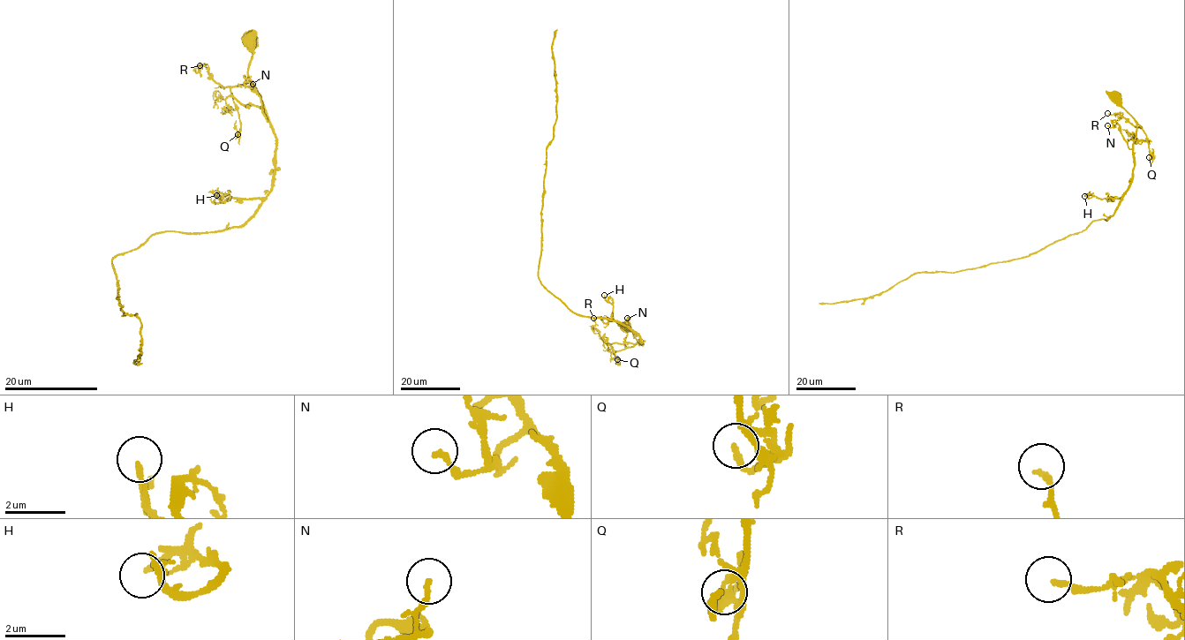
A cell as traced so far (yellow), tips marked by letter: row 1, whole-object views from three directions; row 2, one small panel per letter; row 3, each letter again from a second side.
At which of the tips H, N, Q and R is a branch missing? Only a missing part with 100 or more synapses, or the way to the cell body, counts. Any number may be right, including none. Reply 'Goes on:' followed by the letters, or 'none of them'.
Goes on: none of them

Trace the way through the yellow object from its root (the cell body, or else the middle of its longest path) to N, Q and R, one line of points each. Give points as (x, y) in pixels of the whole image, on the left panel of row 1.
N: (250, 41), (252, 60), (247, 75), (267, 122), (257, 91), (247, 82), (243, 83), (250, 87), (252, 84)
Q: (250, 41), (252, 60), (247, 70), (247, 82), (231, 89), (240, 125), (237, 134)
R: (250, 41), (252, 60), (245, 83), (223, 87), (203, 65), (200, 65)

